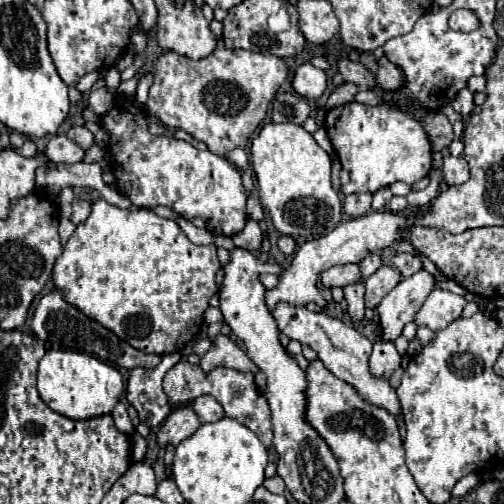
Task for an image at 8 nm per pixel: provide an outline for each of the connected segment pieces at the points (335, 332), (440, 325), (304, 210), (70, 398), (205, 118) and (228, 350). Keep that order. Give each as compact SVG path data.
M279 302L273 310L273 316L279 324L279 330L291 338L291 340L299 340L303 346L309 346L317 352L319 360L325 364L325 368L329 372L333 372L337 378L349 382L351 386L355 386L359 390L359 394L375 404L375 406L383 406L387 408L391 414L399 414L401 410L401 404L399 404L399 398L395 394L395 390L389 386L387 380L383 378L375 378L371 376L369 372L369 354L371 354L371 340L367 340L361 332L357 332L353 326L347 326L343 324L341 320L337 318L331 318L327 316L325 312L311 312L307 310L305 306L291 306L287 302Z
M433 290L421 310L415 314L417 326L427 326L433 332L443 330L447 324L457 320L465 308L467 300L449 290Z
M291 122L265 124L259 134L251 140L251 166L257 178L259 200L263 210L271 216L273 226L295 240L313 240L331 232L341 222L341 200L331 186L331 160L329 154L313 140L313 136L303 126L293 126Z
M49 350L39 360L37 390L41 400L53 412L71 420L89 420L95 416L111 414L123 392L123 378L117 368L97 360L95 356L71 350Z
M217 46L215 52L203 60L189 60L187 56L165 52L155 64L155 82L149 88L147 110L157 116L169 128L183 128L193 134L197 140L207 142L209 150L225 156L233 148L245 148L249 136L259 128L261 120L267 114L267 106L273 100L277 88L285 82L289 68L285 60L277 56L265 56L251 50L229 50L225 46Z
M217 334L213 338L213 344L209 348L209 352L201 358L201 368L205 372L217 368L217 366L225 366L225 368L233 368L239 372L257 372L257 366L247 358L247 354L229 338L223 334Z

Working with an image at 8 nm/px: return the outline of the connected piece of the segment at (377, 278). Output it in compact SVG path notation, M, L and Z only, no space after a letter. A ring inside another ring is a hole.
M381 266L365 280L365 304L377 308L377 304L401 282L401 274L391 266Z

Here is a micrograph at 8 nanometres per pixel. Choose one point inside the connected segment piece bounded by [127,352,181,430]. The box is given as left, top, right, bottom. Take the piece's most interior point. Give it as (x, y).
(144, 391)

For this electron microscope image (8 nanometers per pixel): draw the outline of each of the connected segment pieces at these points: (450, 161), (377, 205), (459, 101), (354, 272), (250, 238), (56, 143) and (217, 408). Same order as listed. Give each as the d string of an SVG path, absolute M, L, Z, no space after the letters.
M463 156L445 158L443 160L443 176L447 184L463 184L469 180L469 166Z
M388 187L381 188L372 195L371 208L374 211L385 210L386 205L393 197L390 189Z
M465 88L465 90L461 90L461 92L457 94L457 98L451 102L453 110L455 110L455 112L459 112L461 116L465 116L465 118L467 118L467 116L471 114L471 110L475 108L473 104L475 104L475 102L473 102L473 94L471 94L467 88Z
M343 264L343 266L333 266L325 272L321 272L321 282L327 288L333 286L347 286L351 282L357 282L361 276L359 264Z
M249 218L249 222L245 224L245 230L241 230L241 234L235 234L233 244L239 248L245 248L249 252L257 252L262 244L262 231L257 222Z
M53 136L47 142L47 158L51 162L63 162L63 164L75 164L81 162L85 152L67 136Z
M199 396L193 402L189 402L189 406L195 410L195 414L201 420L201 424L217 422L217 420L221 420L225 416L221 404L213 396Z

